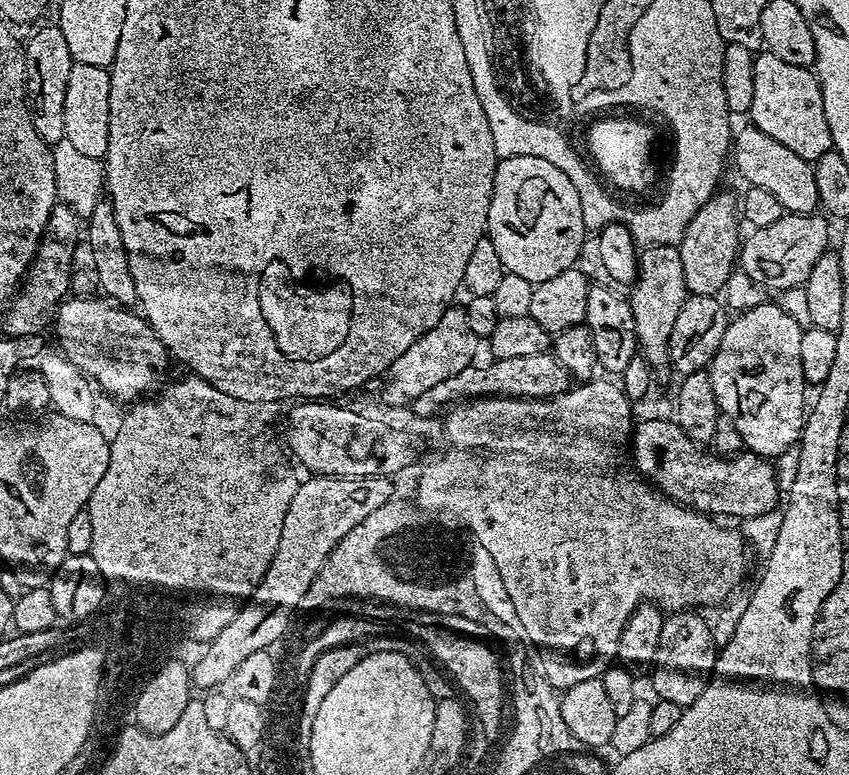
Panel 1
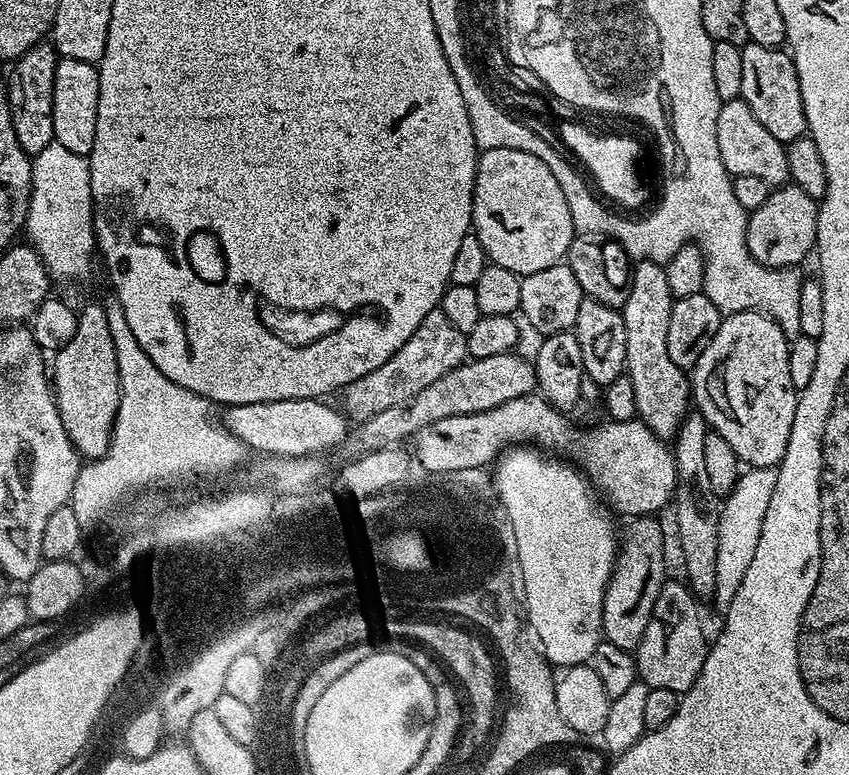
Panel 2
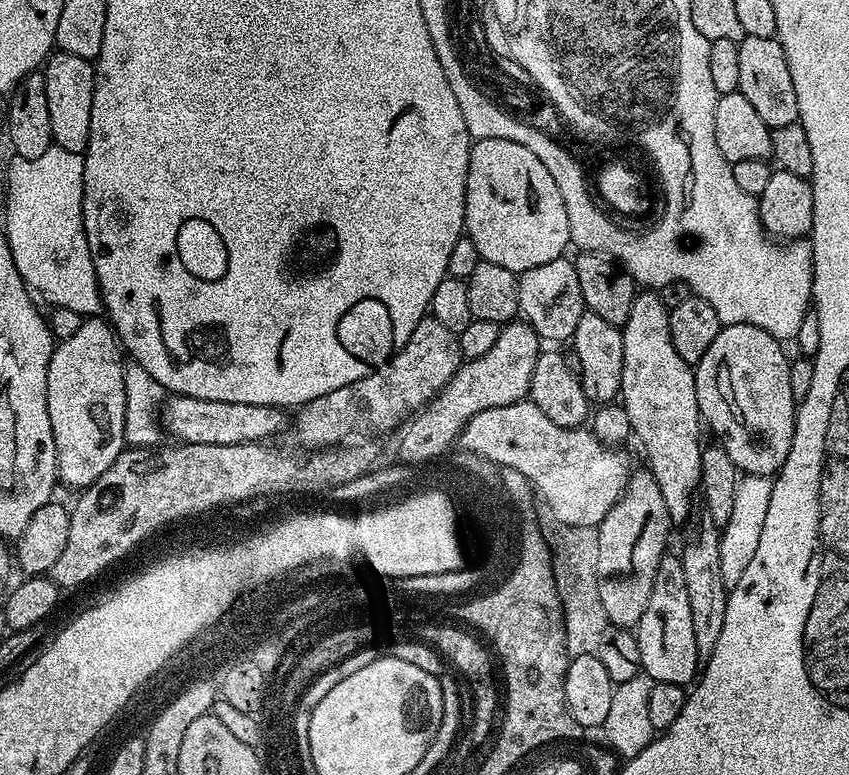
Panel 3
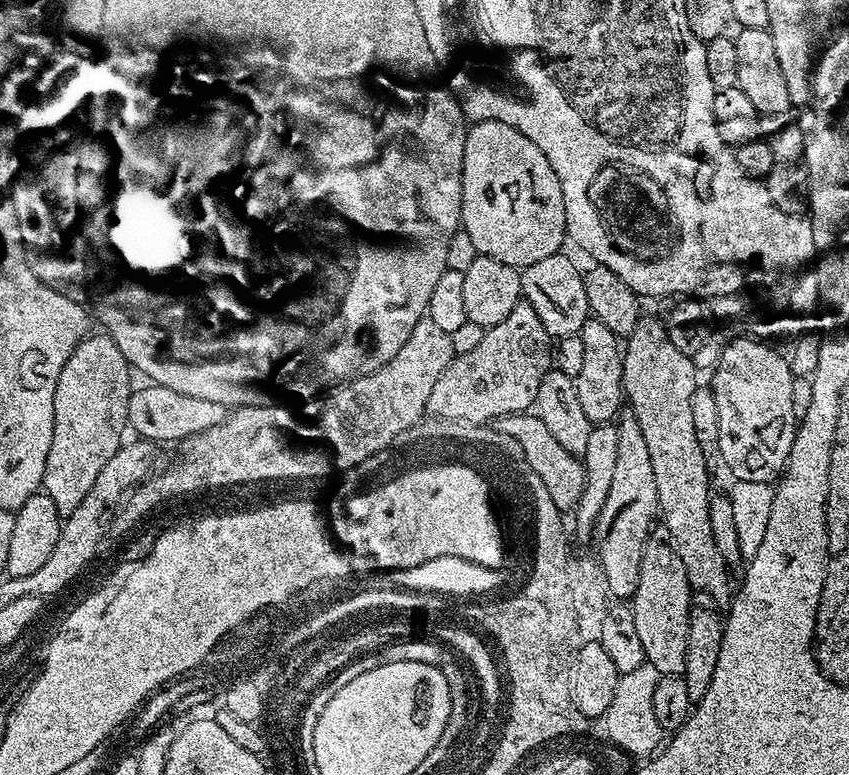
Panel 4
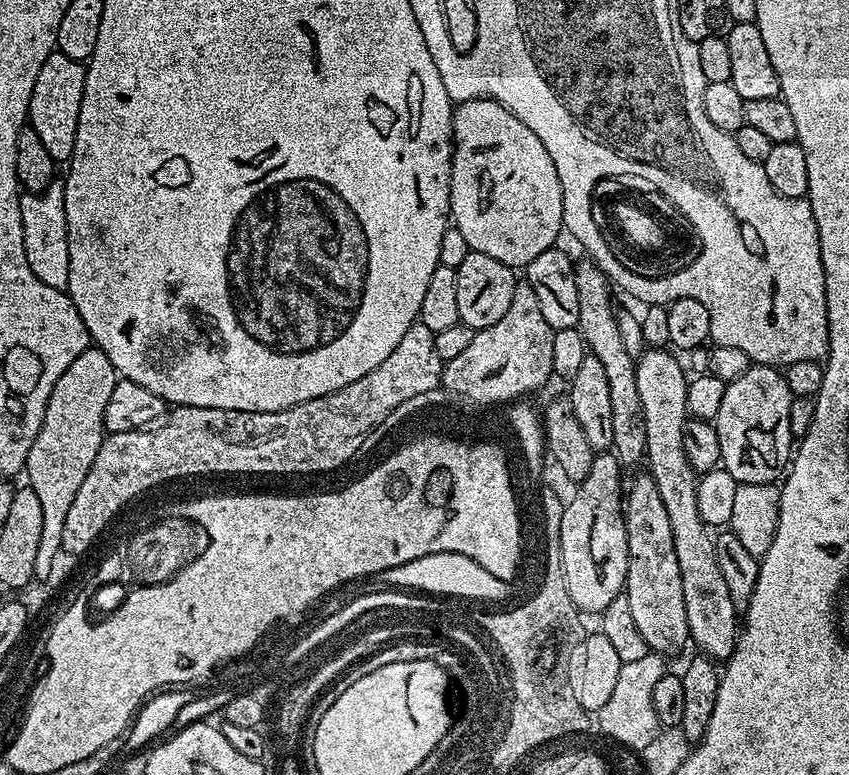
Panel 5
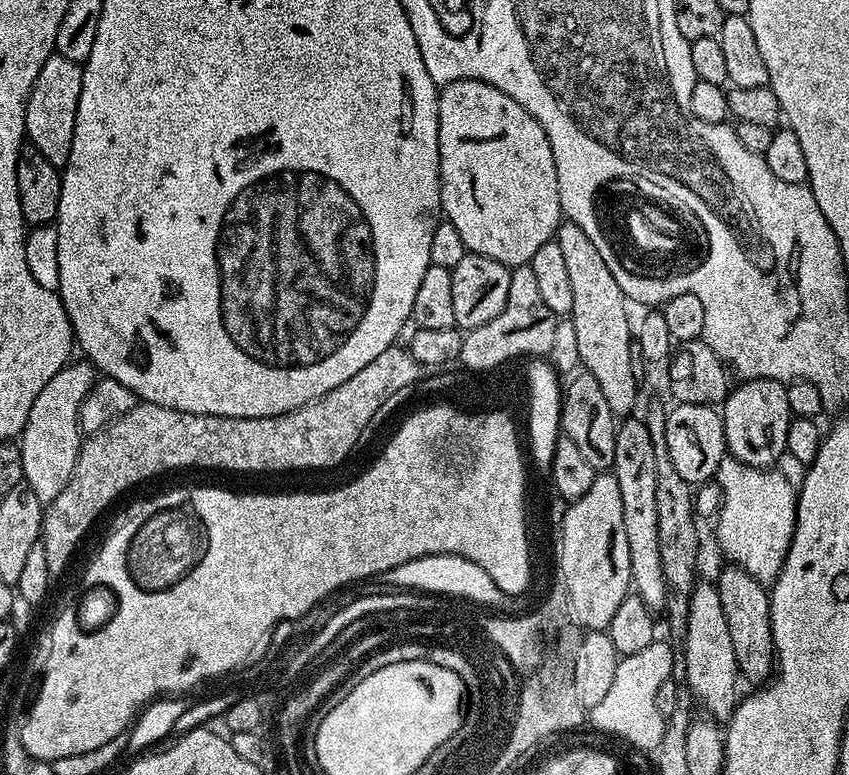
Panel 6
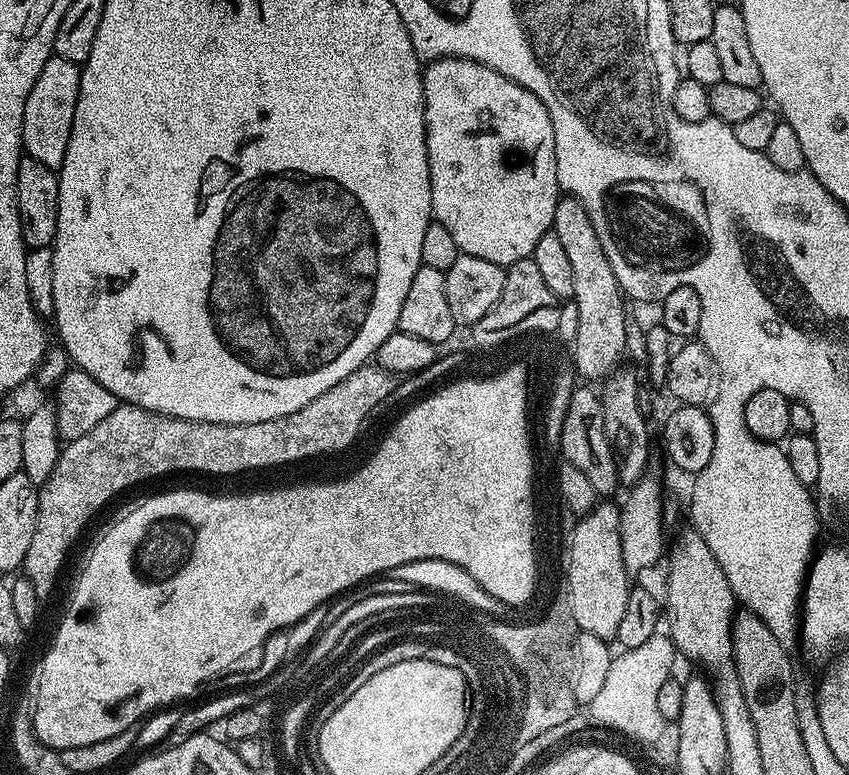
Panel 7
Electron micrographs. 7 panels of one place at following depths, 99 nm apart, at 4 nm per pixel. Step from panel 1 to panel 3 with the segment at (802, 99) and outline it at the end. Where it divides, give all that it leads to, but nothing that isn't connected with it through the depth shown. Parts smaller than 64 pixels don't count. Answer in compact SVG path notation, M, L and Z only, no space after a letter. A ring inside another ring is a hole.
M745 36L739 41L739 45L738 90L746 98L746 102L754 106L758 118L762 118L768 128L797 123L800 119L798 94L794 94L794 82L790 82L790 66L786 66L786 54L779 40Z

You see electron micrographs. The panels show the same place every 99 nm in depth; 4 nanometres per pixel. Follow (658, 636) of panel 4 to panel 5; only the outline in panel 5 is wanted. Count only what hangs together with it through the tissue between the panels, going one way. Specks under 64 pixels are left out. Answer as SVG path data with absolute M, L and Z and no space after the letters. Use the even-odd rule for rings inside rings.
M644 470L641 471L641 476L636 476L626 488L626 497L623 499L623 517L624 526L626 532L626 538L628 539L629 548L629 566L626 568L626 576L623 588L623 595L630 602L630 611L634 617L634 622L638 626L639 632L642 634L642 638L646 638L649 649L661 654L669 654L668 652L676 652L685 643L689 643L690 637L688 634L688 623L686 622L686 602L684 601L684 595L682 594L682 570L678 570L678 554L674 554L674 530L670 530L670 517L666 514L666 506L662 502L662 494L658 494L658 482L654 482L651 472Z

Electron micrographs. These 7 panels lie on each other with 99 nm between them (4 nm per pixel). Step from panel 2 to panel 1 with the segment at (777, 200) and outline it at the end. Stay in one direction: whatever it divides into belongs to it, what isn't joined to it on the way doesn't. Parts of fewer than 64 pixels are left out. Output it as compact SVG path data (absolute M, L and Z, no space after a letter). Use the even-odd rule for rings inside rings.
M803 212L782 214L768 226L751 229L748 237L738 244L739 271L752 280L761 289L788 288L795 289L800 280L821 257L824 248L824 224L819 215Z

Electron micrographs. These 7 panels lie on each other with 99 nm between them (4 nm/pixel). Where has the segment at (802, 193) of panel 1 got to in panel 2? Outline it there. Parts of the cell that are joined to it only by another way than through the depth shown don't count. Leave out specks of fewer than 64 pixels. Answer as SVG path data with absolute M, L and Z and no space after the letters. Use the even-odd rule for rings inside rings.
M742 98L725 100L718 110L718 154L722 158L722 166L726 166L731 177L738 174L751 174L754 178L762 178L770 186L783 186L789 183L786 147L781 144L750 110L750 106Z

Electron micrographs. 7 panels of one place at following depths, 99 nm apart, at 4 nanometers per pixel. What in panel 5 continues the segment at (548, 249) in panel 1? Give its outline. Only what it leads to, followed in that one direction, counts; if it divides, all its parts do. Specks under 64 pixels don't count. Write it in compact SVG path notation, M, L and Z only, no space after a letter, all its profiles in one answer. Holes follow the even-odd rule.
M462 100L455 105L452 113L452 146L451 223L460 231L462 238L466 238L471 251L487 254L490 258L498 258L498 262L502 262L513 270L527 269L528 264L534 262L534 258L538 258L538 254L542 254L542 250L553 247L559 241L556 239L564 232L562 186L558 182L558 170L554 166L554 158L550 158L546 146L542 146L542 138L538 138L538 134L534 134L534 130L530 130L530 126L526 126L526 122L522 122L522 118L515 116L510 109L499 104L497 100Z

